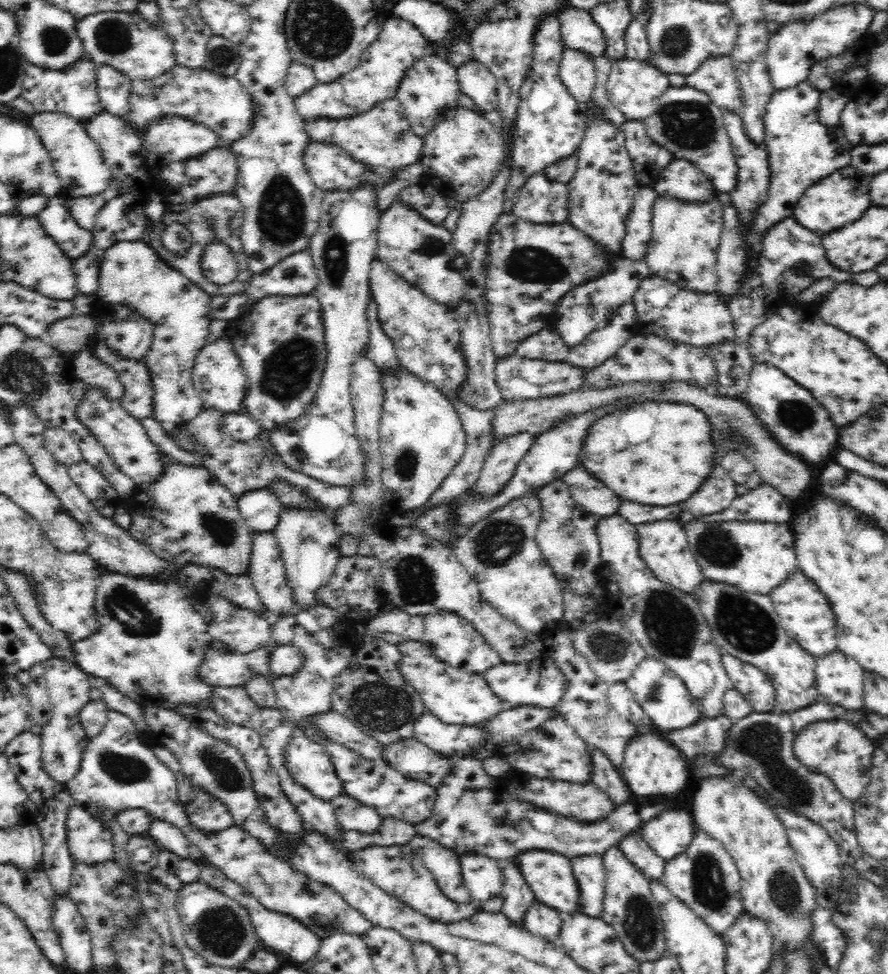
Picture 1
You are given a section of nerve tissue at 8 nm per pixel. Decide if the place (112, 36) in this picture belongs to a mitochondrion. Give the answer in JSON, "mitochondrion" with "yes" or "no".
{"mitochondrion":"yes"}

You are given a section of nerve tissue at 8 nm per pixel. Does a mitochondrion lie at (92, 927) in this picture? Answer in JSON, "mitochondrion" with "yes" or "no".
{"mitochondrion":"no"}

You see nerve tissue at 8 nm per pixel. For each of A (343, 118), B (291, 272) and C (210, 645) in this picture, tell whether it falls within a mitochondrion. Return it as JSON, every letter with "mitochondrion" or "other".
{"A":"other","B":"mitochondrion","C":"other"}

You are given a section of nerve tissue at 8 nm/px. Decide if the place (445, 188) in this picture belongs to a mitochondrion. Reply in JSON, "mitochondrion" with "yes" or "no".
{"mitochondrion":"no"}

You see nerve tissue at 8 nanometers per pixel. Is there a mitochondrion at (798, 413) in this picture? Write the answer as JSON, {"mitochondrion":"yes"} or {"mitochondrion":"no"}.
{"mitochondrion":"yes"}

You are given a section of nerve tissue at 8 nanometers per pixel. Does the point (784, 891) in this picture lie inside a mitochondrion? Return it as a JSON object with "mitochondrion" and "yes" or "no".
{"mitochondrion":"yes"}

